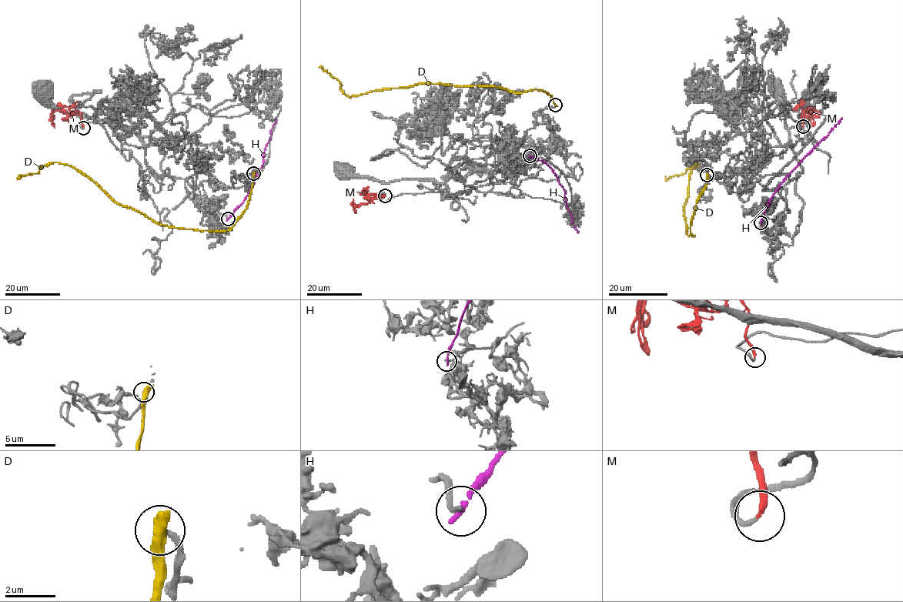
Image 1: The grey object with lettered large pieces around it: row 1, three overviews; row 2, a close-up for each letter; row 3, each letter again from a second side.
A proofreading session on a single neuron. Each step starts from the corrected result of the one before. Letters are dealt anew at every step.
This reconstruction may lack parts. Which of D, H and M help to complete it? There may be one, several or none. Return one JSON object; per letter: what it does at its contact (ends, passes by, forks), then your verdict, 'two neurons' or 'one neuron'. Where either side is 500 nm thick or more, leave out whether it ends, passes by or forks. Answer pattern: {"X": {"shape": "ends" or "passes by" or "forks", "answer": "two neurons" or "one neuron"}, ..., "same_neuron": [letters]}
{"D": {"answer": "two neurons"}, "H": {"shape": "ends", "answer": "two neurons"}, "M": {"shape": "ends", "answer": "one neuron"}, "same_neuron": ["M"]}

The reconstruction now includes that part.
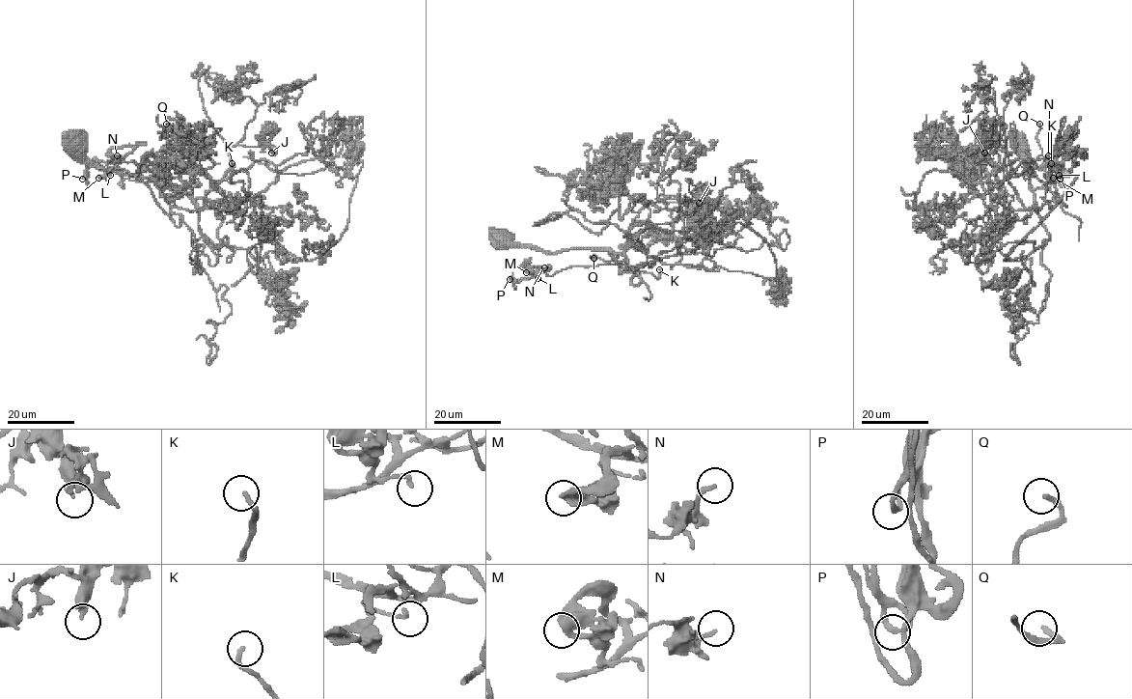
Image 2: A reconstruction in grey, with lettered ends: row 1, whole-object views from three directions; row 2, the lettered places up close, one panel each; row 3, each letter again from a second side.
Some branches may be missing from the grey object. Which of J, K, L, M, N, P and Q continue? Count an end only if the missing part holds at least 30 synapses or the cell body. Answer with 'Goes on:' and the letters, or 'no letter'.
Goes on: J, K, Q

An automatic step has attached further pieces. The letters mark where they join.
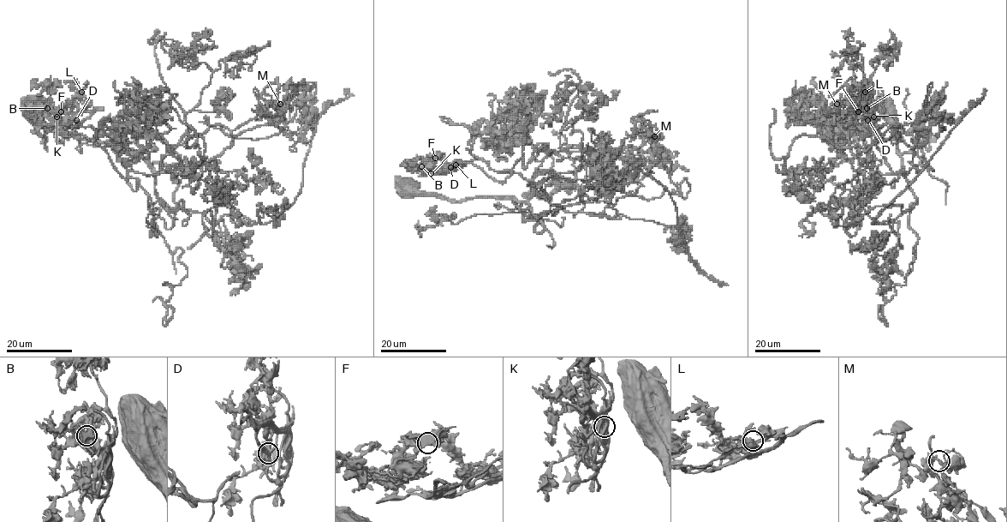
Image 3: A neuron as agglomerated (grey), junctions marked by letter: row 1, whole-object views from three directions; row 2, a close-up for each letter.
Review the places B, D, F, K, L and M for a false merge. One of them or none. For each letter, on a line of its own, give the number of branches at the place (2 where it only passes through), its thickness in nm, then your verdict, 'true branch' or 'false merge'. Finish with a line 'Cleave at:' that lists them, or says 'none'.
B: 3 branches meet; 260 nm thick; true branch
D: 3 branches meet; 200 nm thick; true branch
F: 3 branches meet; 200 nm thick; true branch
K: 2 branches meet; 220 nm thick; true branch
L: 4 branches meet; 200 nm thick; true branch
M: 3 branches meet; 200 nm thick; true branch
Cleave at: none

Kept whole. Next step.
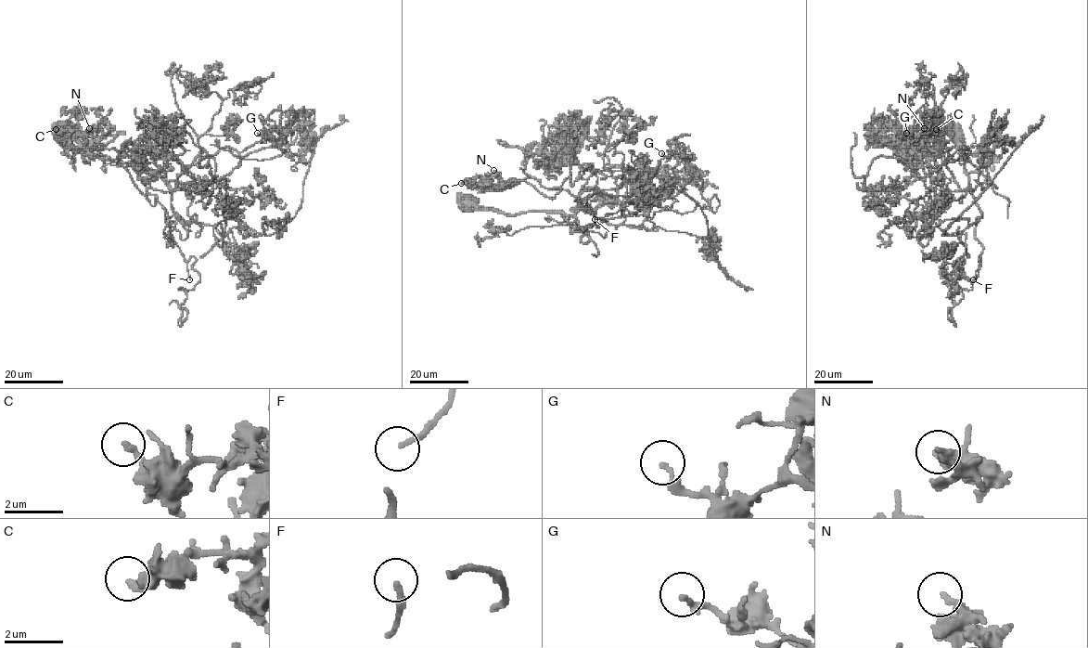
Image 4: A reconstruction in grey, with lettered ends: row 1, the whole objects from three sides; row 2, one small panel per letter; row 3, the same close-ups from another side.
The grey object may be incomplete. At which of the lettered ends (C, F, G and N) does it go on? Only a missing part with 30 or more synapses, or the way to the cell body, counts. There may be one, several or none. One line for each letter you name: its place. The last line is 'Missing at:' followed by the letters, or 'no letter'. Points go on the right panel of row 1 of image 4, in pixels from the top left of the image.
F: place (973, 279)
Missing at: F

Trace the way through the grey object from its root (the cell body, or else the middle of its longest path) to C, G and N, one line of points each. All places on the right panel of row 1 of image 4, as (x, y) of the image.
C: (957, 132), (969, 185), (942, 188), (945, 206), (952, 195), (934, 163), (945, 128), (936, 129)
G: (957, 132), (963, 189), (945, 163), (954, 147), (943, 151), (929, 121), (926, 139), (906, 133)
N: (957, 132), (969, 185), (942, 188), (945, 206), (952, 195), (934, 163), (941, 152), (939, 126), (924, 128)

